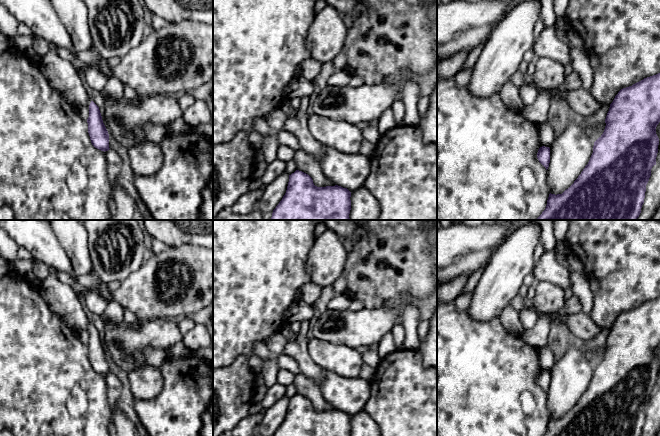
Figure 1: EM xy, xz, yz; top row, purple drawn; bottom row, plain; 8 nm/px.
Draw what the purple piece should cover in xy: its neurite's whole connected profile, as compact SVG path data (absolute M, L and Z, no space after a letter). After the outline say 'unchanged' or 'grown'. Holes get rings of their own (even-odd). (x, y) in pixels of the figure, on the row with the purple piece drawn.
M52 43L49 45L49 52L40 62L43 74L54 89L62 91L68 102L76 106L89 107L87 123L91 143L101 151L108 151L110 149L108 131L103 123L99 107L85 90L83 78L71 62L58 55L57 45Z | grown

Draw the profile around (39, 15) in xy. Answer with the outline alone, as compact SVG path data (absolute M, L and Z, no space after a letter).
M0 0L19 23L26 24L33 35L60 48L72 49L70 34L58 18L50 0Z

